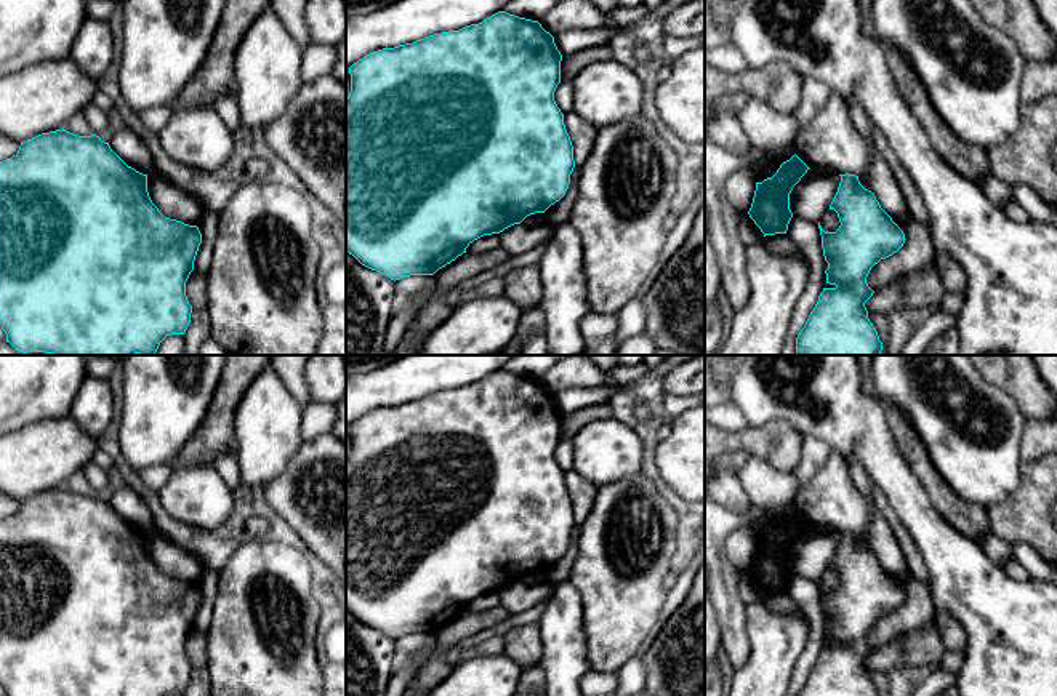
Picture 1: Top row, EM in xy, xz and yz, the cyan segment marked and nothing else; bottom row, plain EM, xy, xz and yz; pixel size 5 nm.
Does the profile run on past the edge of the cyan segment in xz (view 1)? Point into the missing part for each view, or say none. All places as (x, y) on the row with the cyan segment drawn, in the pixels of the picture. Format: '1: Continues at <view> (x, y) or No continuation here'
1: No continuation here

